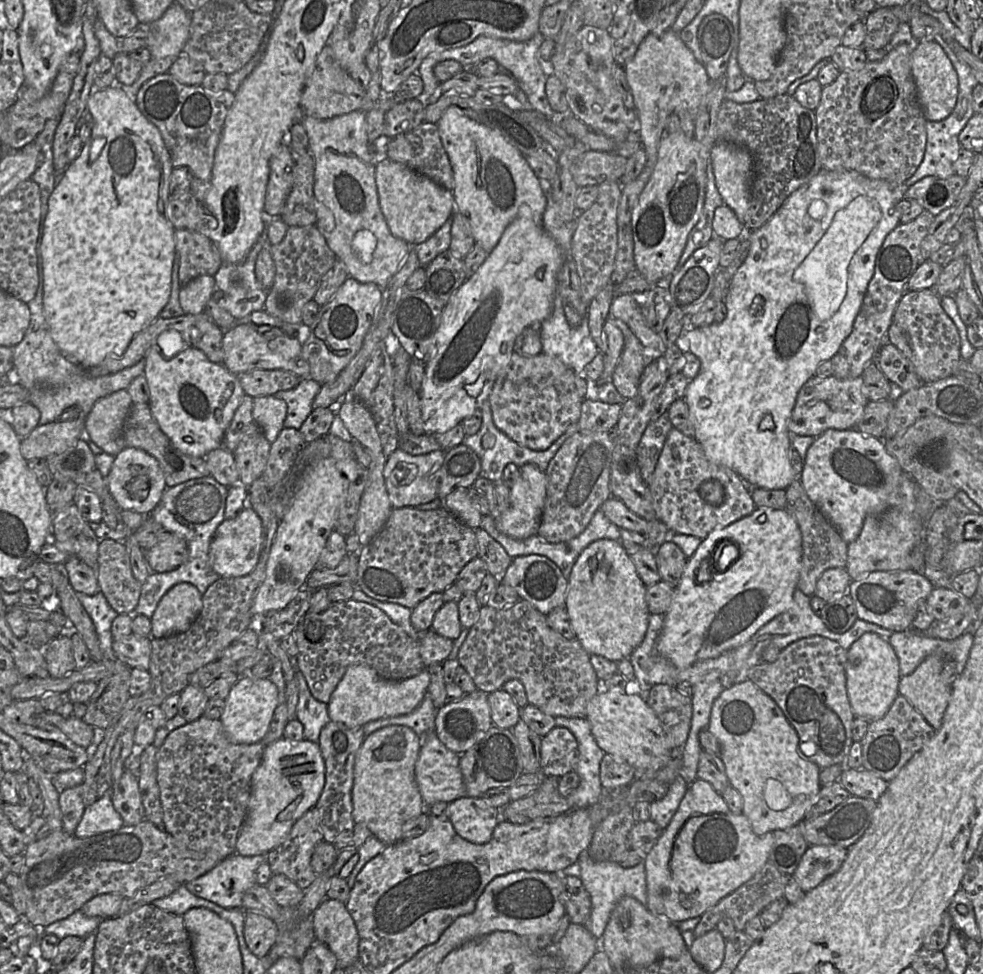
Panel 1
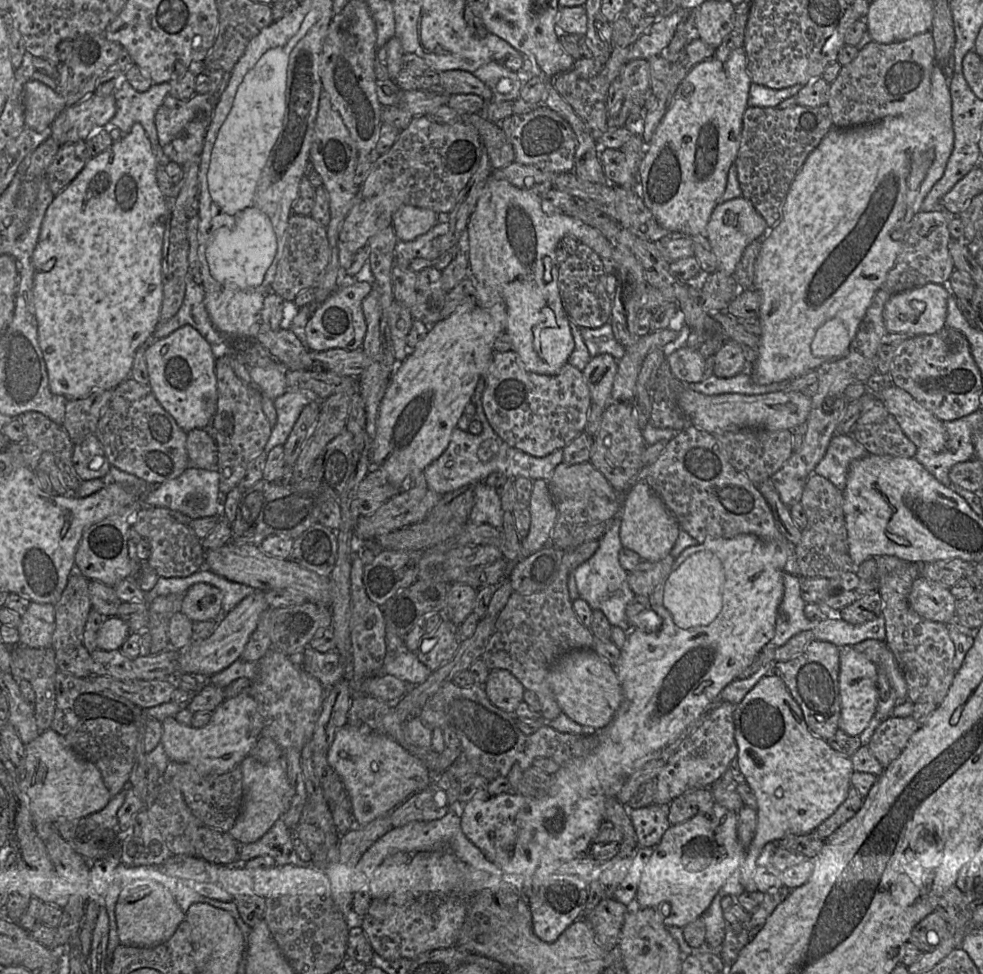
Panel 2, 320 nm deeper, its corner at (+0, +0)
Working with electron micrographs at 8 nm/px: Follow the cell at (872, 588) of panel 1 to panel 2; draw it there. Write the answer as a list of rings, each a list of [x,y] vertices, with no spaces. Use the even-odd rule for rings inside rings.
[[[923,576],[911,586],[910,607],[921,617],[947,624],[955,614],[956,599],[950,589]]]

